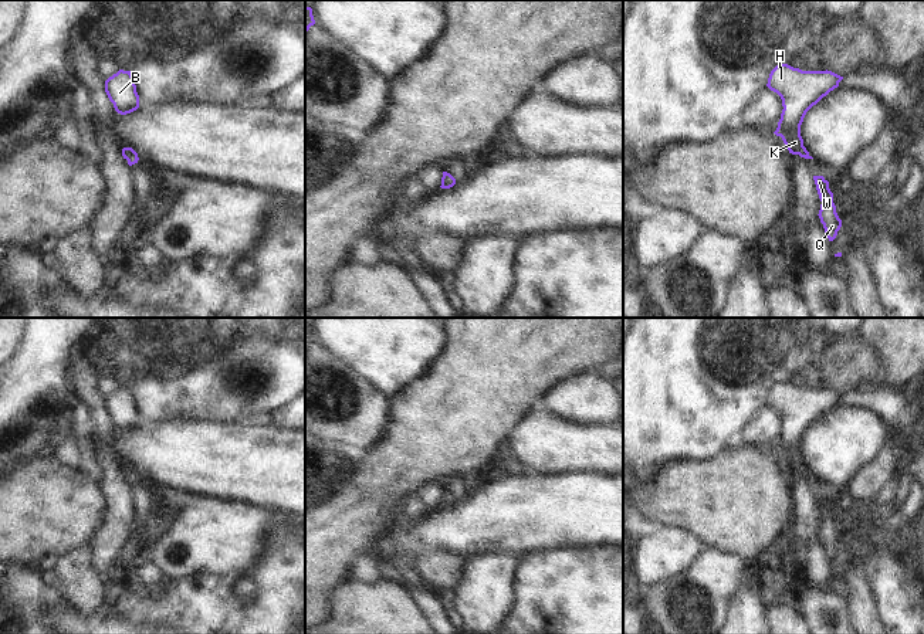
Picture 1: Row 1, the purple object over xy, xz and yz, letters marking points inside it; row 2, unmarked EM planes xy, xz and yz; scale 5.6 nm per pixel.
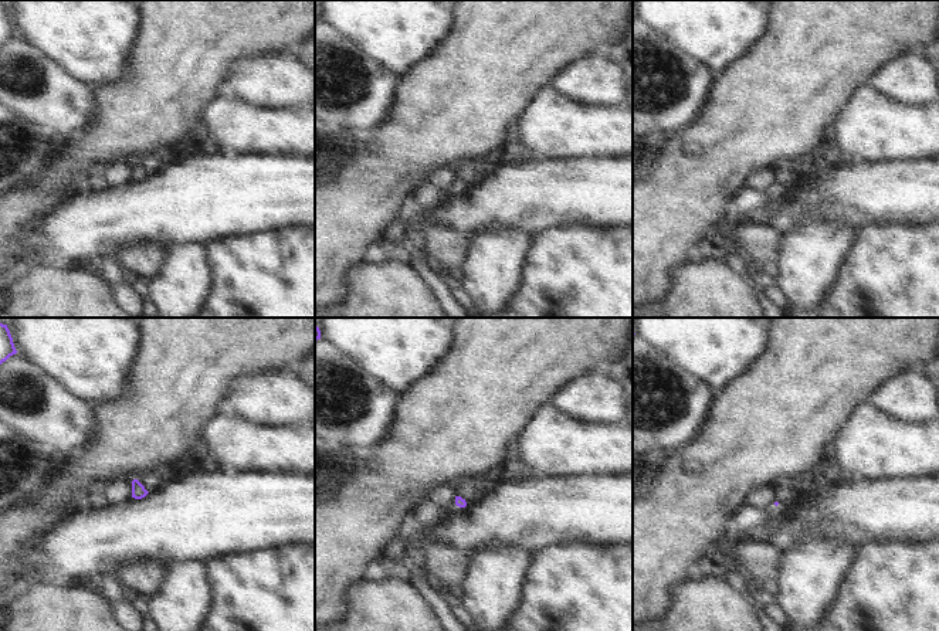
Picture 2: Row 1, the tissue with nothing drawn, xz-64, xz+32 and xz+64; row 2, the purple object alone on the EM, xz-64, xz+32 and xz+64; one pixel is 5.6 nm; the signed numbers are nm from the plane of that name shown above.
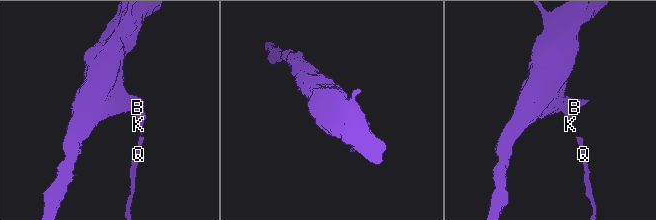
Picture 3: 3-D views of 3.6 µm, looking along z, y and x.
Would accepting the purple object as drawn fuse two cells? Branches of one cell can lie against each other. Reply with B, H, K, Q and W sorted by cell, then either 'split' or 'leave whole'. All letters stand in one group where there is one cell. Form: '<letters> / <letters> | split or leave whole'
B H K Q W | leave whole

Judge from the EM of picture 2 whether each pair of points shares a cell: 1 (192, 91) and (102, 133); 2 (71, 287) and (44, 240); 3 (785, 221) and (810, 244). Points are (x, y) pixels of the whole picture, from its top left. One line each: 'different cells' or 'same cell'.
1: same cell
2: different cells
3: different cells

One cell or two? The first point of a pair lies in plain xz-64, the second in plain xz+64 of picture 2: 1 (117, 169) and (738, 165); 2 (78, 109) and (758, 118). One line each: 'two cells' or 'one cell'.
1: two cells
2: two cells

